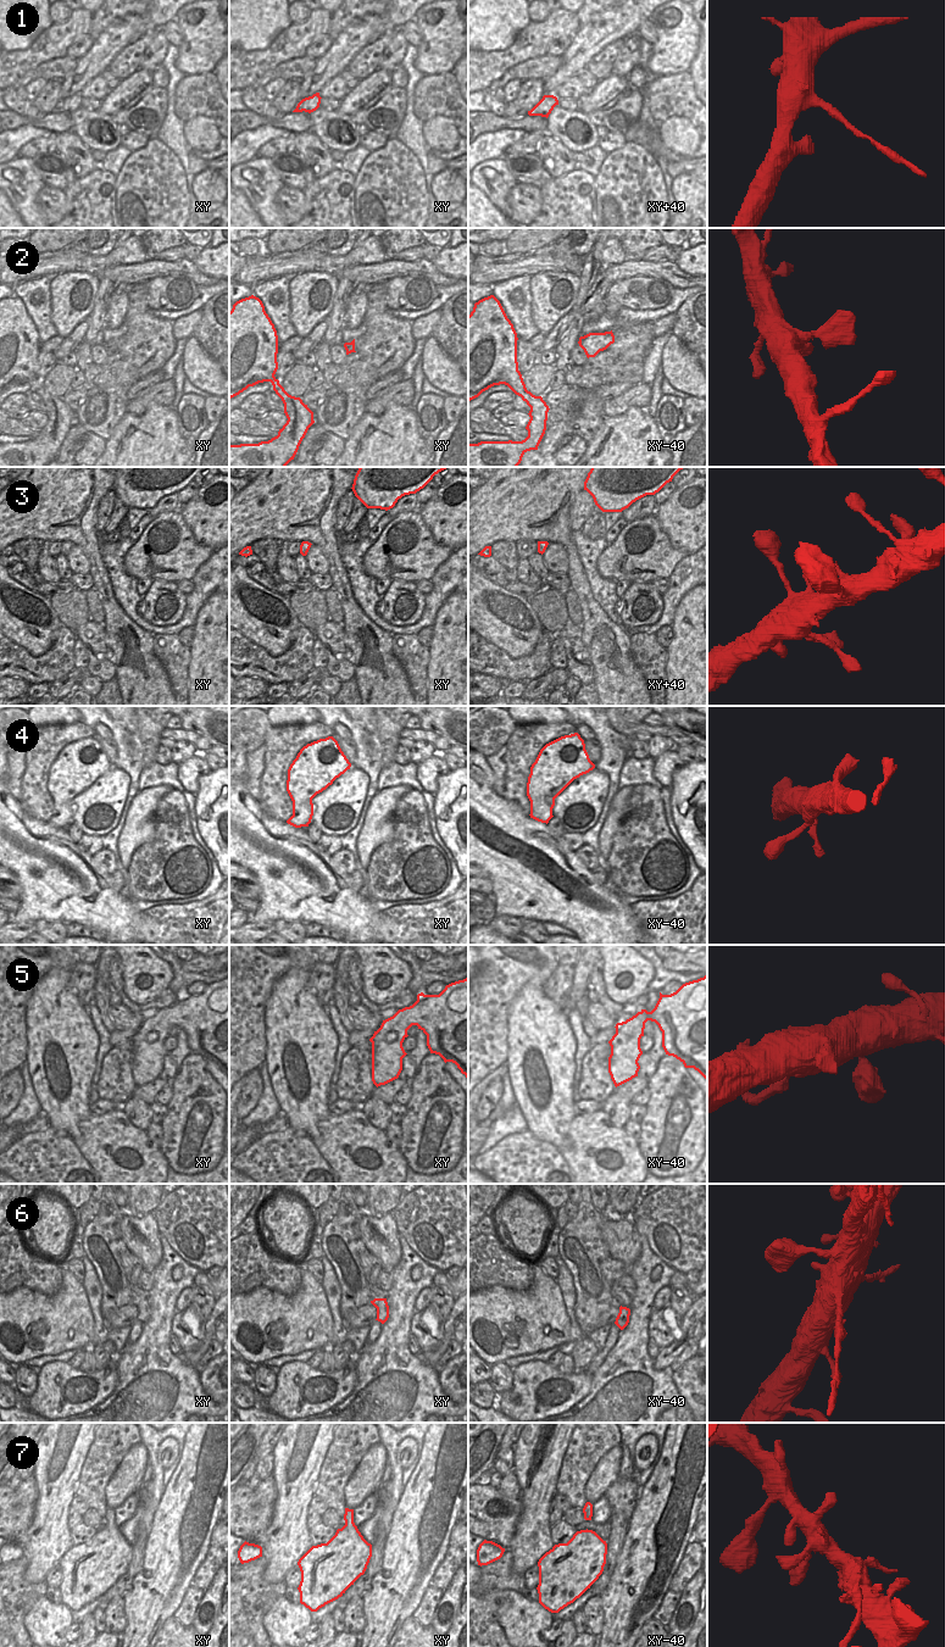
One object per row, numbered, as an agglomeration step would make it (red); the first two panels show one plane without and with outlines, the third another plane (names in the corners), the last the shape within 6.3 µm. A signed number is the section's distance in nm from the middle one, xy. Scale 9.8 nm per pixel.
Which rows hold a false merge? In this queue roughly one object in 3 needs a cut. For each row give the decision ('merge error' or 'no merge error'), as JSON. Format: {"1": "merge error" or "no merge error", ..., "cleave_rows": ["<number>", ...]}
{"1": "merge error", "2": "no merge error", "3": "no merge error", "4": "no merge error", "5": "no merge error", "6": "merge error", "7": "no merge error", "cleave_rows": ["1", "6"]}

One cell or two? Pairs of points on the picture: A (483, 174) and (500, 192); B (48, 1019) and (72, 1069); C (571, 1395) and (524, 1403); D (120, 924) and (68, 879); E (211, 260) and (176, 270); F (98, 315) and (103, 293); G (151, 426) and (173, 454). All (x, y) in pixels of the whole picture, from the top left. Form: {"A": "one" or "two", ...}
{"A": "one", "B": "one", "C": "one", "D": "one", "E": "two", "F": "one", "G": "one"}

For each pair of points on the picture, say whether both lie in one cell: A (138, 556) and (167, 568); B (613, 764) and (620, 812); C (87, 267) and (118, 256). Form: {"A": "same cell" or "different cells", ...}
{"A": "same cell", "B": "different cells", "C": "same cell"}

